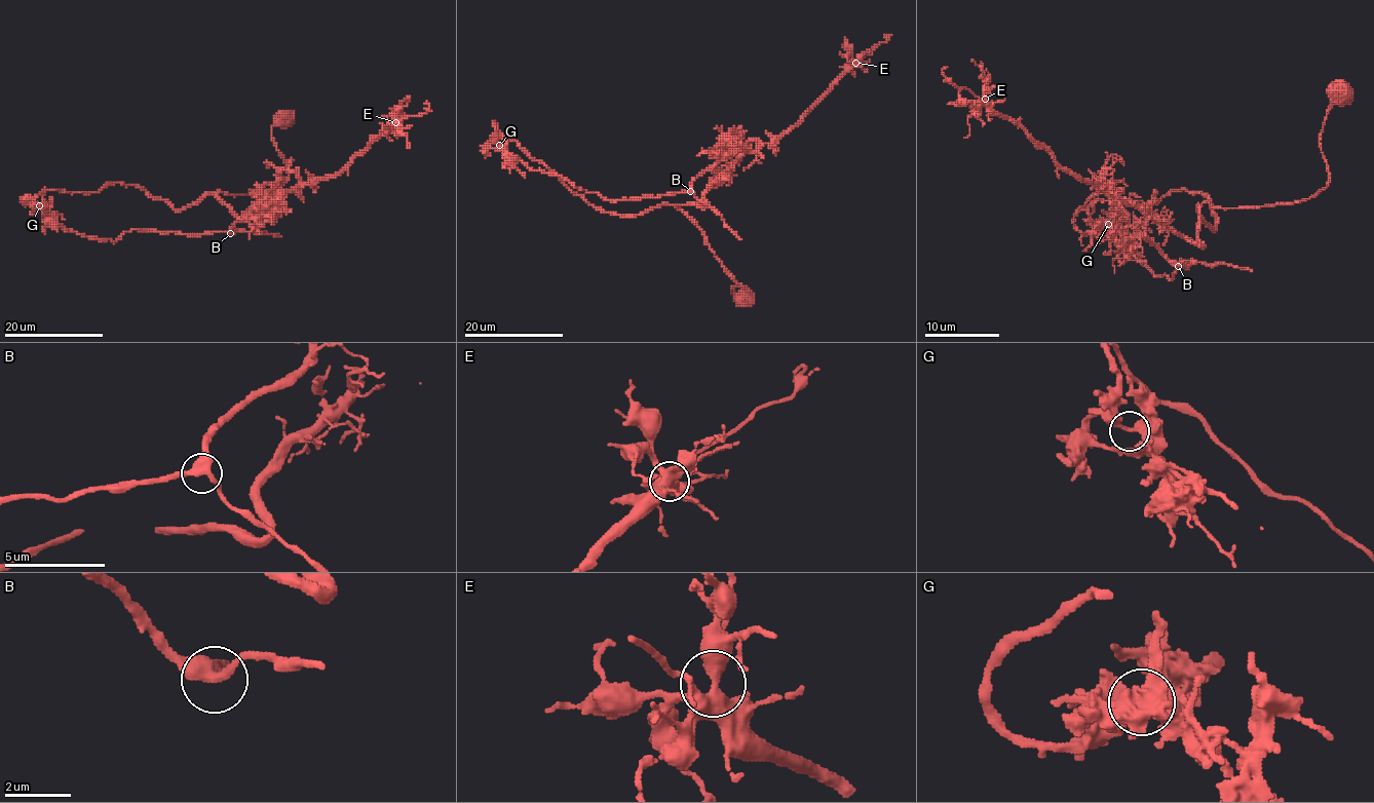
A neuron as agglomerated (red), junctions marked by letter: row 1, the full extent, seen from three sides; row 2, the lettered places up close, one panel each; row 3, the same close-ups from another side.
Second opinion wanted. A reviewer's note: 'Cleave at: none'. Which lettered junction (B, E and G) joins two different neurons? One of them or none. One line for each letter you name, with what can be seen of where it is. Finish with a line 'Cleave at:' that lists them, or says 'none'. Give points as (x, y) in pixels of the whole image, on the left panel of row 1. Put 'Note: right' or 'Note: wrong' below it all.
G: Place: (39, 205)
Cleave at: G
Note: wrong

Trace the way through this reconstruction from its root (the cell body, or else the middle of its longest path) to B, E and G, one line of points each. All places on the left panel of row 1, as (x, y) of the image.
B: (284, 119), (272, 140), (288, 178), (217, 194), (244, 221), (266, 202), (271, 221), (244, 215), (230, 233)
E: (284, 119), (272, 140), (288, 178), (267, 191), (217, 194), (244, 221), (274, 194), (333, 178), (395, 122)
G: (284, 119), (272, 140), (288, 178), (267, 191), (210, 193), (176, 209), (107, 183), (45, 189), (39, 205)

